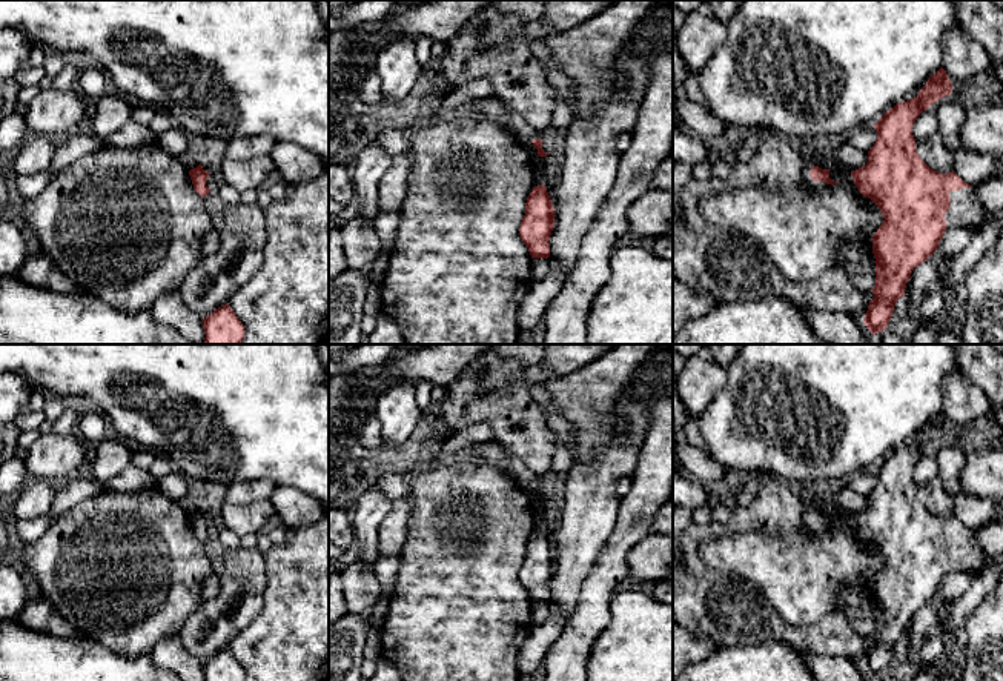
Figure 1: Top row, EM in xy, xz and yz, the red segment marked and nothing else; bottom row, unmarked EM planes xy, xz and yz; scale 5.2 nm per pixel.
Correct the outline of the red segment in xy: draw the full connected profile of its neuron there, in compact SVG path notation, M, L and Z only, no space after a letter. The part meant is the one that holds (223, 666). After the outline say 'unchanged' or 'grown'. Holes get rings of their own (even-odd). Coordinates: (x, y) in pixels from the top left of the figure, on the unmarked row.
M229 649L203 663L203 672L206 681L244 681L246 678L243 667Z; unchanged

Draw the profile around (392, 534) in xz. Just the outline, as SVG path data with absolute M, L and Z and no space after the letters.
M407 497L392 503L390 512L378 530L378 555L399 555L407 540L410 520L410 501Z

